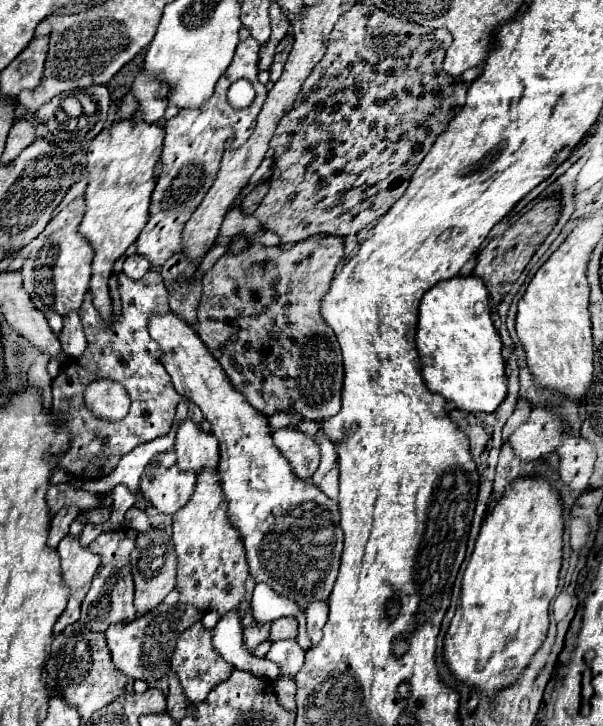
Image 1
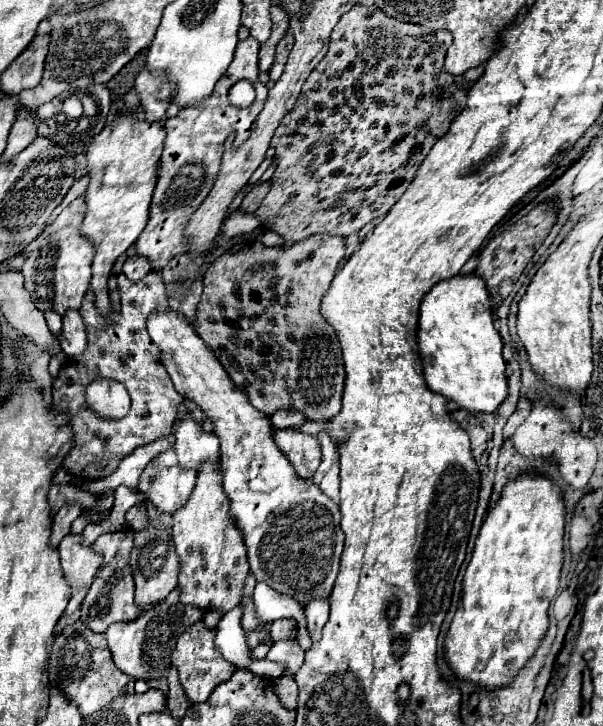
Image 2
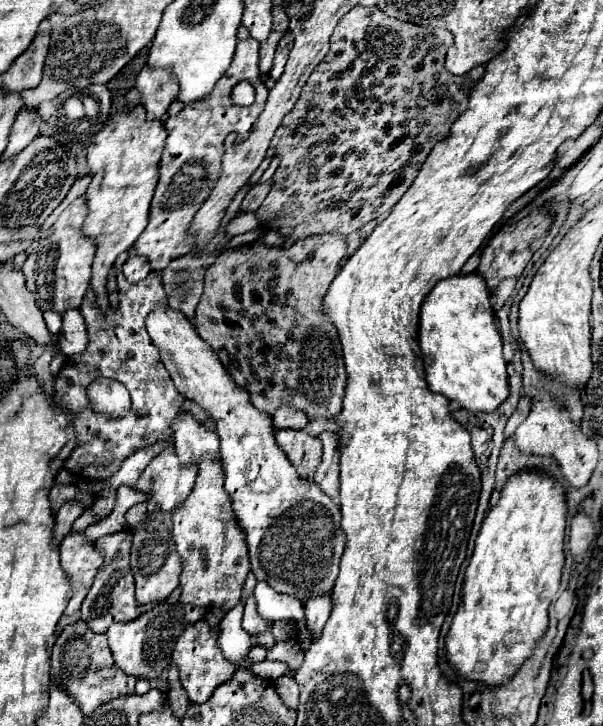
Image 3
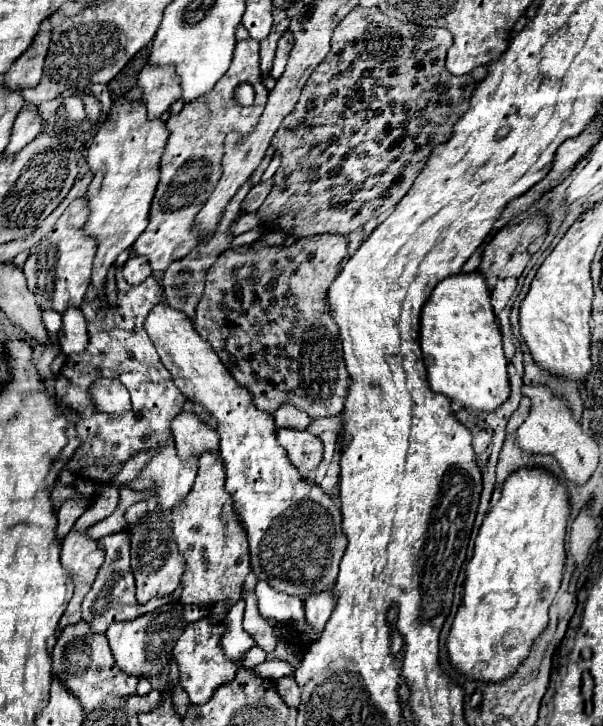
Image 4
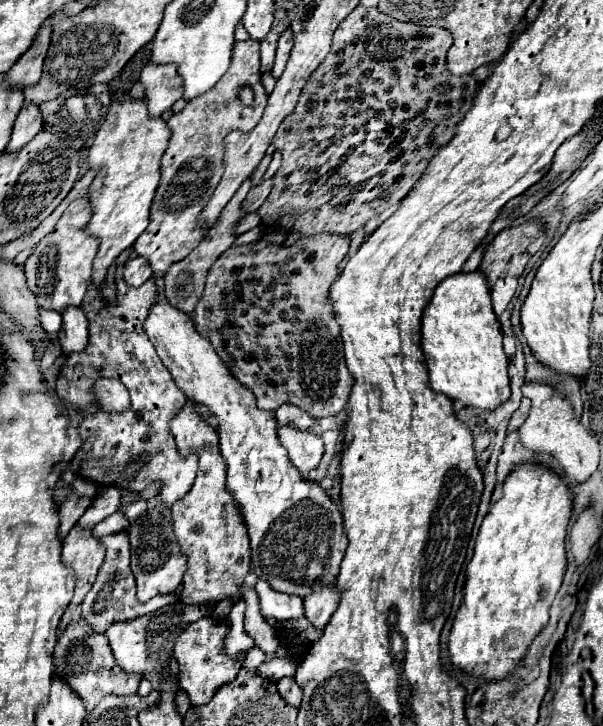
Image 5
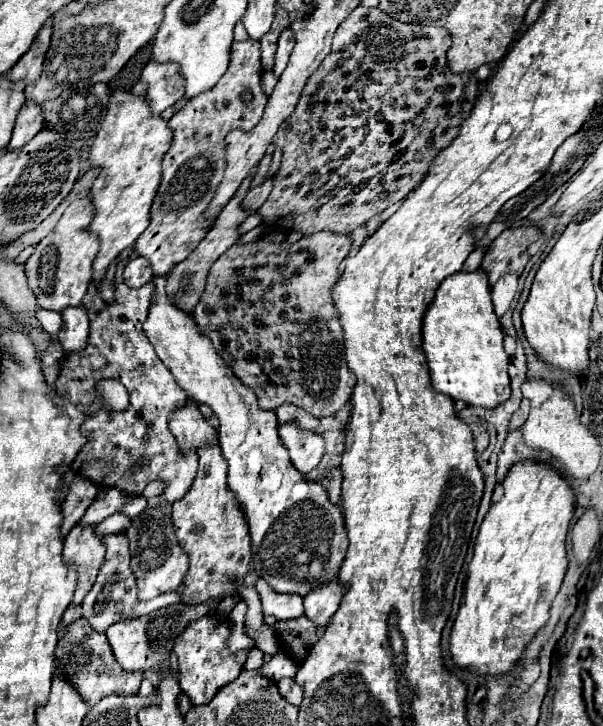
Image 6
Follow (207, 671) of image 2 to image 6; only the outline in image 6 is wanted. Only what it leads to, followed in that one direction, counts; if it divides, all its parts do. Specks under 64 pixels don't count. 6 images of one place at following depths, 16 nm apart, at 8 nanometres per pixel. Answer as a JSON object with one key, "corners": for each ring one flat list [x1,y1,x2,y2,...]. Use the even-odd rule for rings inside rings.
{"corners":[[204,616,196,622,190,622,188,628,178,636,174,644,174,652,180,664,180,688,188,694,192,704,210,702,214,698,214,692,218,692,224,684,236,680,236,676,240,674,242,664,248,656,248,650,242,650,236,656,230,656,226,650,228,632,230,632,230,624,226,618]]}

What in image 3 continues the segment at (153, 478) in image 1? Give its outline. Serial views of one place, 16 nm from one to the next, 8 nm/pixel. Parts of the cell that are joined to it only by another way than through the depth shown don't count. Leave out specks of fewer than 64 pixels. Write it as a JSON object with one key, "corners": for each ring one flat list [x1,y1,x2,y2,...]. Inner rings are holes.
{"corners":[[168,448,144,468,136,490,148,494,162,512,174,512,192,492,196,472,192,466,180,466,174,448]]}

